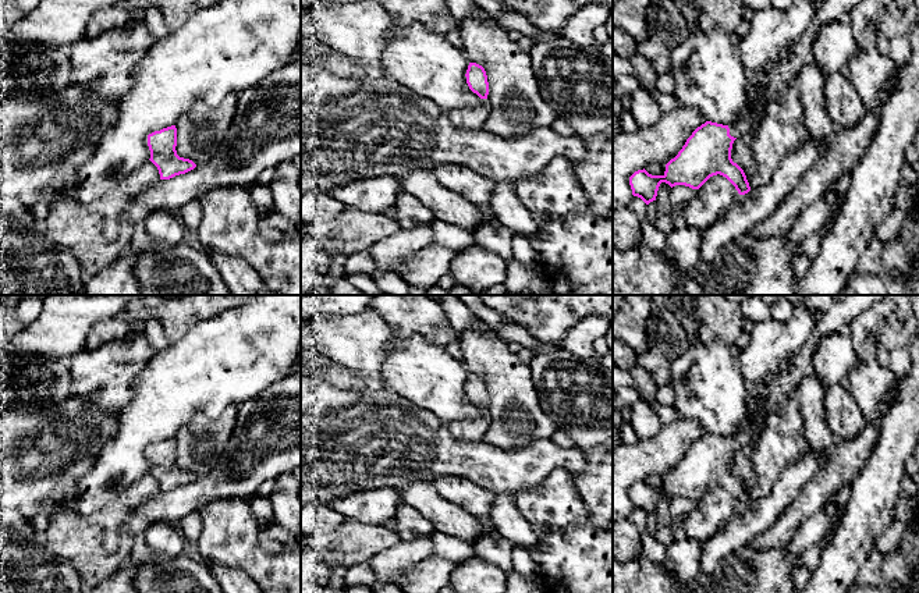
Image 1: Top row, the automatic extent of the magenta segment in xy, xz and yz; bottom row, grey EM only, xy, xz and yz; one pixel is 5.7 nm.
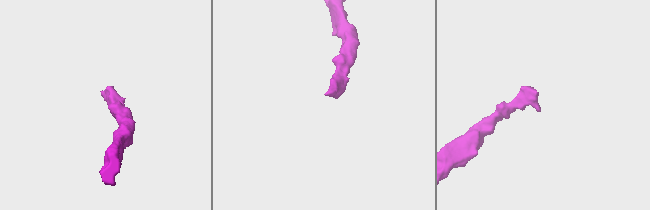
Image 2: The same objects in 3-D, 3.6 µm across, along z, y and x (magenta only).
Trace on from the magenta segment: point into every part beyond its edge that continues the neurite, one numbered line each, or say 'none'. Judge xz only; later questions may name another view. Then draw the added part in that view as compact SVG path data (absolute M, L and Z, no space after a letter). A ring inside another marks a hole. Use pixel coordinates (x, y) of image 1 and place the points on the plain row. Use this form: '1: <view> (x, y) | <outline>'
1: xz (467, 430) | M480 411L479 416L471 420L450 422L448 430L451 436L462 441L482 441L490 425L489 411Z

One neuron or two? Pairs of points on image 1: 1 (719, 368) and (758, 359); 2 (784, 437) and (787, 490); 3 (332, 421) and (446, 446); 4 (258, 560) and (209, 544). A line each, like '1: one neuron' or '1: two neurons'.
1: two neurons
2: two neurons
3: one neuron
4: one neuron

